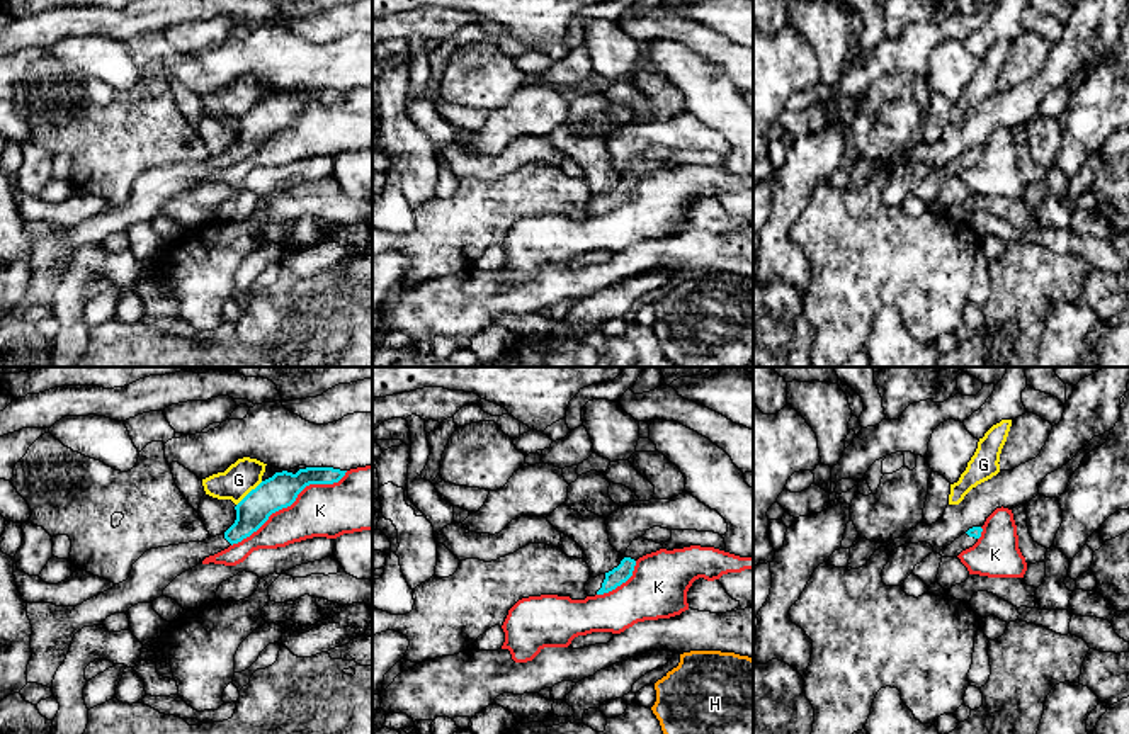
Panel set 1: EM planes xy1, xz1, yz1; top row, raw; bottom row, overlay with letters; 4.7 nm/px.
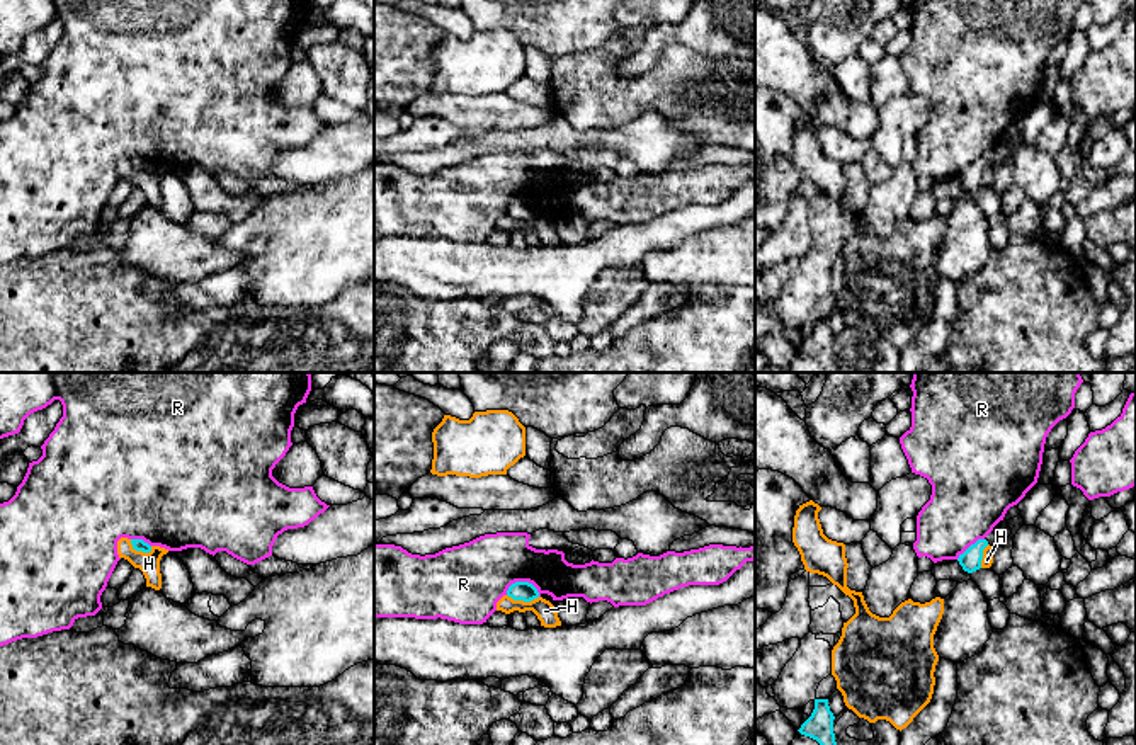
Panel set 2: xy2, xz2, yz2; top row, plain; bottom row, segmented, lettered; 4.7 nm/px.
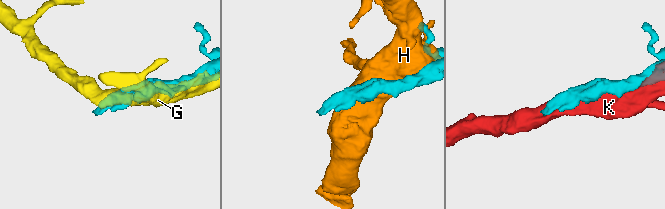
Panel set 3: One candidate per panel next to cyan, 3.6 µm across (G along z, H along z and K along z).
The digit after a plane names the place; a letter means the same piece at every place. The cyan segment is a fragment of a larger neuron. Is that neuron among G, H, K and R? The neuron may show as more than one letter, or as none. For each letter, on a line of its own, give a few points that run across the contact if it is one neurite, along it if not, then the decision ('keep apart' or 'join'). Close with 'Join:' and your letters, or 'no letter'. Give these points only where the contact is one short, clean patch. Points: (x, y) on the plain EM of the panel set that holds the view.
G: keep apart
H: keep apart
K: keep apart
R: line xz2 (505, 210), (516, 201), (529, 201), (539, 215); keep apart
Join: no letter

